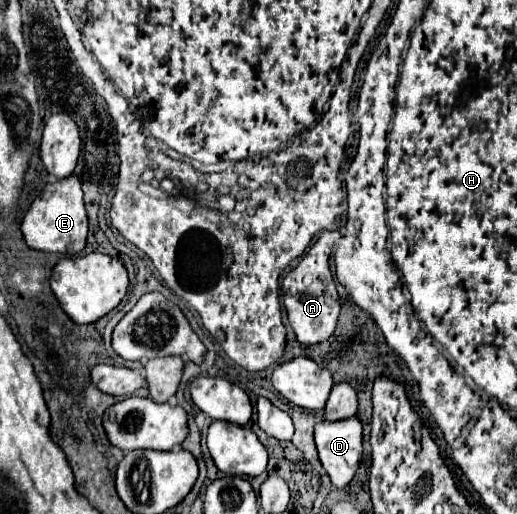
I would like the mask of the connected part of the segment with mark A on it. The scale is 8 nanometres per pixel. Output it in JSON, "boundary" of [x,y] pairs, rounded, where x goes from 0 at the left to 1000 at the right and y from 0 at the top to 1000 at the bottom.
{"boundary":[[[625,449],[609,477],[586,496],[578,516],[555,531],[547,543],[547,589],[555,601],[559,628],[586,671],[609,671],[636,660],[648,644],[652,617],[656,617],[656,570],[636,523],[636,500],[644,477],[656,469],[656,449]]]}

